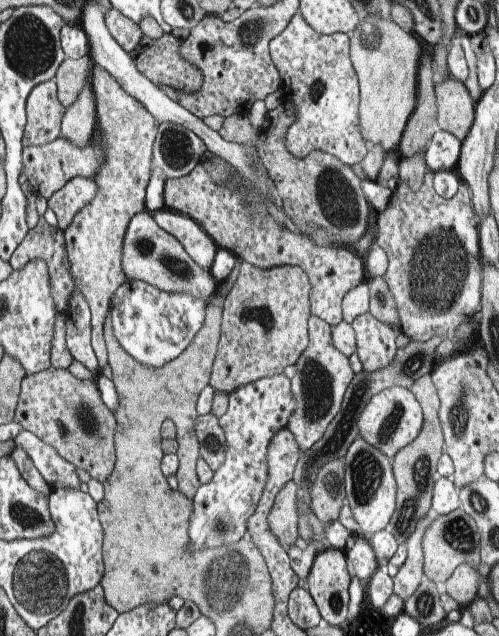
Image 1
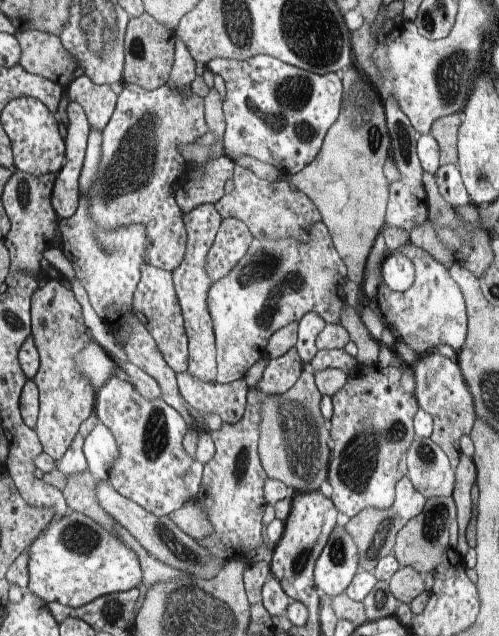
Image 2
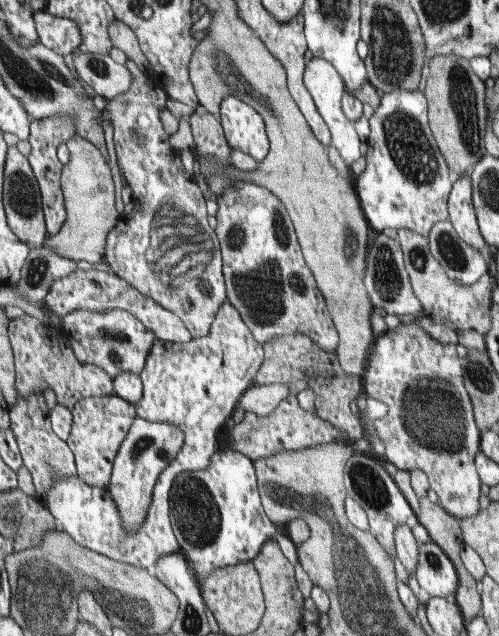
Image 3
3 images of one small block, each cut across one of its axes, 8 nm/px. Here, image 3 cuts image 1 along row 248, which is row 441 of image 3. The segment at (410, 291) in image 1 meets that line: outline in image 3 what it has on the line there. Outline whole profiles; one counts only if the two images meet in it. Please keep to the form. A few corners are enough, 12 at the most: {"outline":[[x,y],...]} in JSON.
{"outline":[[376,339],[365,394],[386,460],[478,514],[482,436],[456,345]]}

